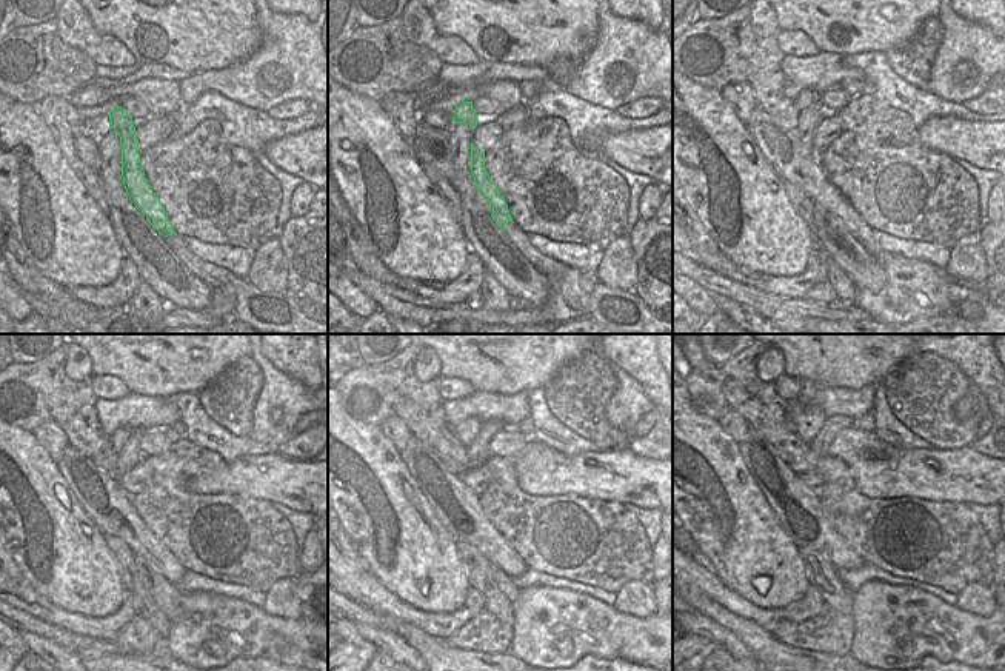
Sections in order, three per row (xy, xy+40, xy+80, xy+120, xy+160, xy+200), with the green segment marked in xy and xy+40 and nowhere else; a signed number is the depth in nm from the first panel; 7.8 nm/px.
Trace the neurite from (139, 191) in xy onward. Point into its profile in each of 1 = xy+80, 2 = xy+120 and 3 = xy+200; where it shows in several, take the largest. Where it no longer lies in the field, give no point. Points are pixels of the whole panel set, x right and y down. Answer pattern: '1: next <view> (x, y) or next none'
1: next xy+80 (805, 99)
2: next xy+120 (119, 439)
3: next xy+200 (811, 419)

